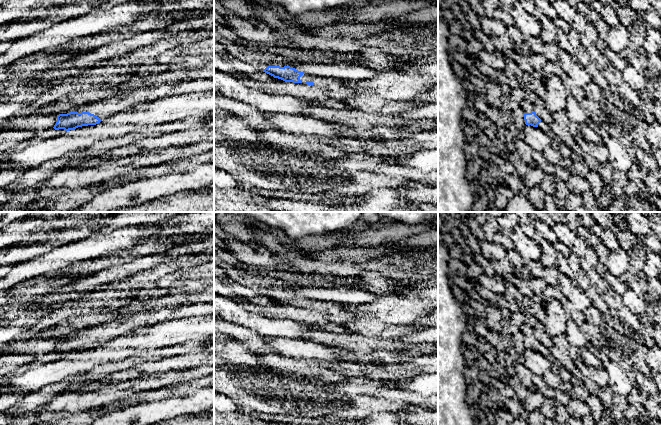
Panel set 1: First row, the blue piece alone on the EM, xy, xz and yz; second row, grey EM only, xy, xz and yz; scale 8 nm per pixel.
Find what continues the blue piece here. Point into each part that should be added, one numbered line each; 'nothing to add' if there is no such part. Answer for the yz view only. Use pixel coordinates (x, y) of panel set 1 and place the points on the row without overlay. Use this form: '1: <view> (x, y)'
1: yz (527, 331)

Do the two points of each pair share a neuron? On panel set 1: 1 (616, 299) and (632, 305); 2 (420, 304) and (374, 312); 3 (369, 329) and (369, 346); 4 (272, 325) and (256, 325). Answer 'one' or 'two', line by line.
1: two
2: one
3: two
4: one

